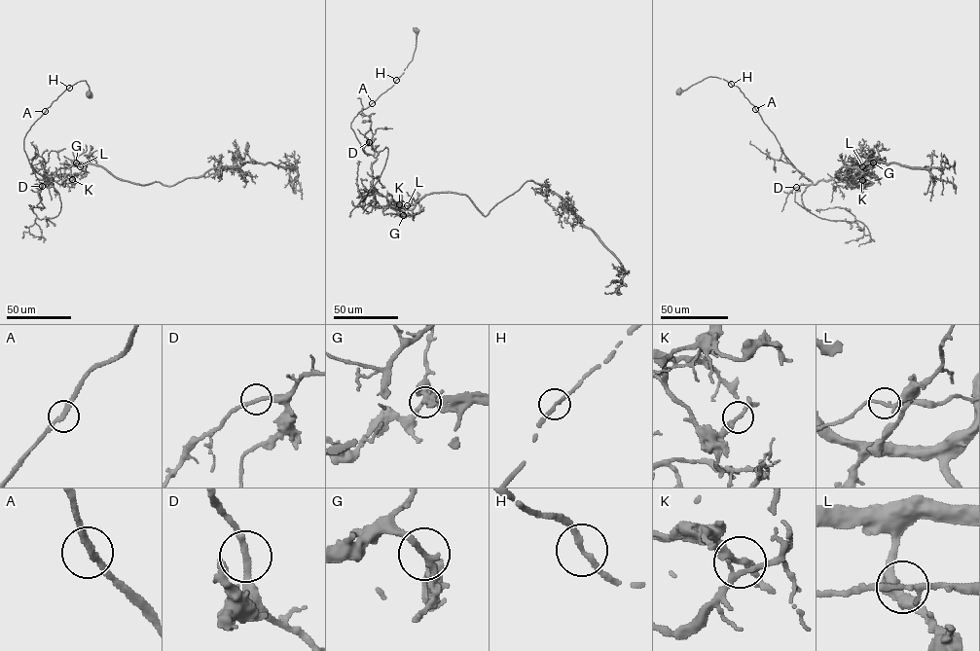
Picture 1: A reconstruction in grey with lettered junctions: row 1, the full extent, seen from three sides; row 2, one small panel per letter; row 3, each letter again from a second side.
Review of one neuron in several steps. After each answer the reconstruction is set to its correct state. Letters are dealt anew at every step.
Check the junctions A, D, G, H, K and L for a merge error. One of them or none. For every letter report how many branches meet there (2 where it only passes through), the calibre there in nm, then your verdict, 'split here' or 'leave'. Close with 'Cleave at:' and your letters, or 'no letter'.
A: branches 2; calibre 220 nm; leave
D: branches 2; calibre 240 nm; leave
G: branches 2; calibre 240 nm; leave
H: branches 2; calibre 200 nm; leave
K: branches 2; calibre 240 nm; leave
L: branches 2; calibre 220 nm; split here
Cleave at: L

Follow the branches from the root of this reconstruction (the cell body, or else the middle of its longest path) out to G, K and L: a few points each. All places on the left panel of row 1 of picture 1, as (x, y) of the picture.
G: (89, 94), (85, 80), (71, 86), (24, 139), (38, 179), (57, 180), (76, 162)
K: (89, 94), (85, 80), (71, 86), (24, 139), (38, 179), (49, 183), (46, 177), (72, 179)
L: (89, 94), (85, 80), (71, 86), (24, 139), (38, 179), (57, 180), (66, 167), (80, 166)

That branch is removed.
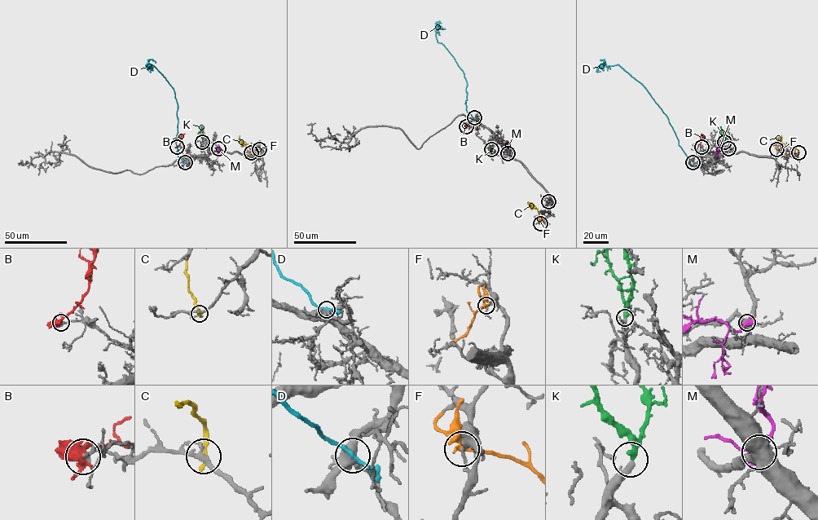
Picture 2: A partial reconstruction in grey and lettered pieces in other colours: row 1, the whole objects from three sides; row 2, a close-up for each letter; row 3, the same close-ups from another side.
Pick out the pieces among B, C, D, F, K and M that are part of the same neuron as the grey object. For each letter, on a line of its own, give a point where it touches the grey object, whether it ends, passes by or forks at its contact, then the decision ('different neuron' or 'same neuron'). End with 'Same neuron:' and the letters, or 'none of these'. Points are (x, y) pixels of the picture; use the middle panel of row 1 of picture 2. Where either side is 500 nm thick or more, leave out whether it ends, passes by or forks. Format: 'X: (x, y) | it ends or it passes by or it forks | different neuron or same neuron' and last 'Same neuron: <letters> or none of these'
B: (466, 126) | it forks | different neuron
C: (540, 223) | it ends | different neuron
D: (474, 117) | it passes by | different neuron
F: (548, 201) | it forks | different neuron
K: (491, 149) | it ends | same neuron
M: (507, 153) | it passes by | different neuron
Same neuron: K

